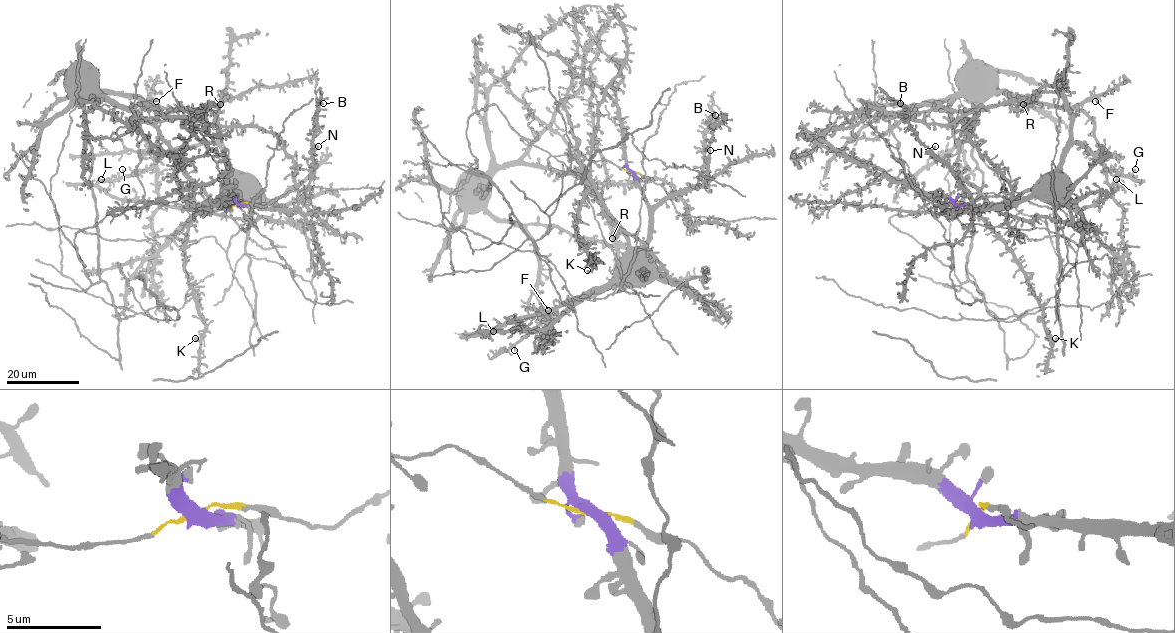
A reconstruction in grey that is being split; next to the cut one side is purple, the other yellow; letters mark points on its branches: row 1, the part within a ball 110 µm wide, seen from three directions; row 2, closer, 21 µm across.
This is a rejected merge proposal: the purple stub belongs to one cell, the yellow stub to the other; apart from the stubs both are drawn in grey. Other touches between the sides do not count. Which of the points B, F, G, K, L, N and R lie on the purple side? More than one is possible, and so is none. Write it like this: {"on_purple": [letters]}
{"on_purple": ["B", "G", "L", "N", "R"]}

